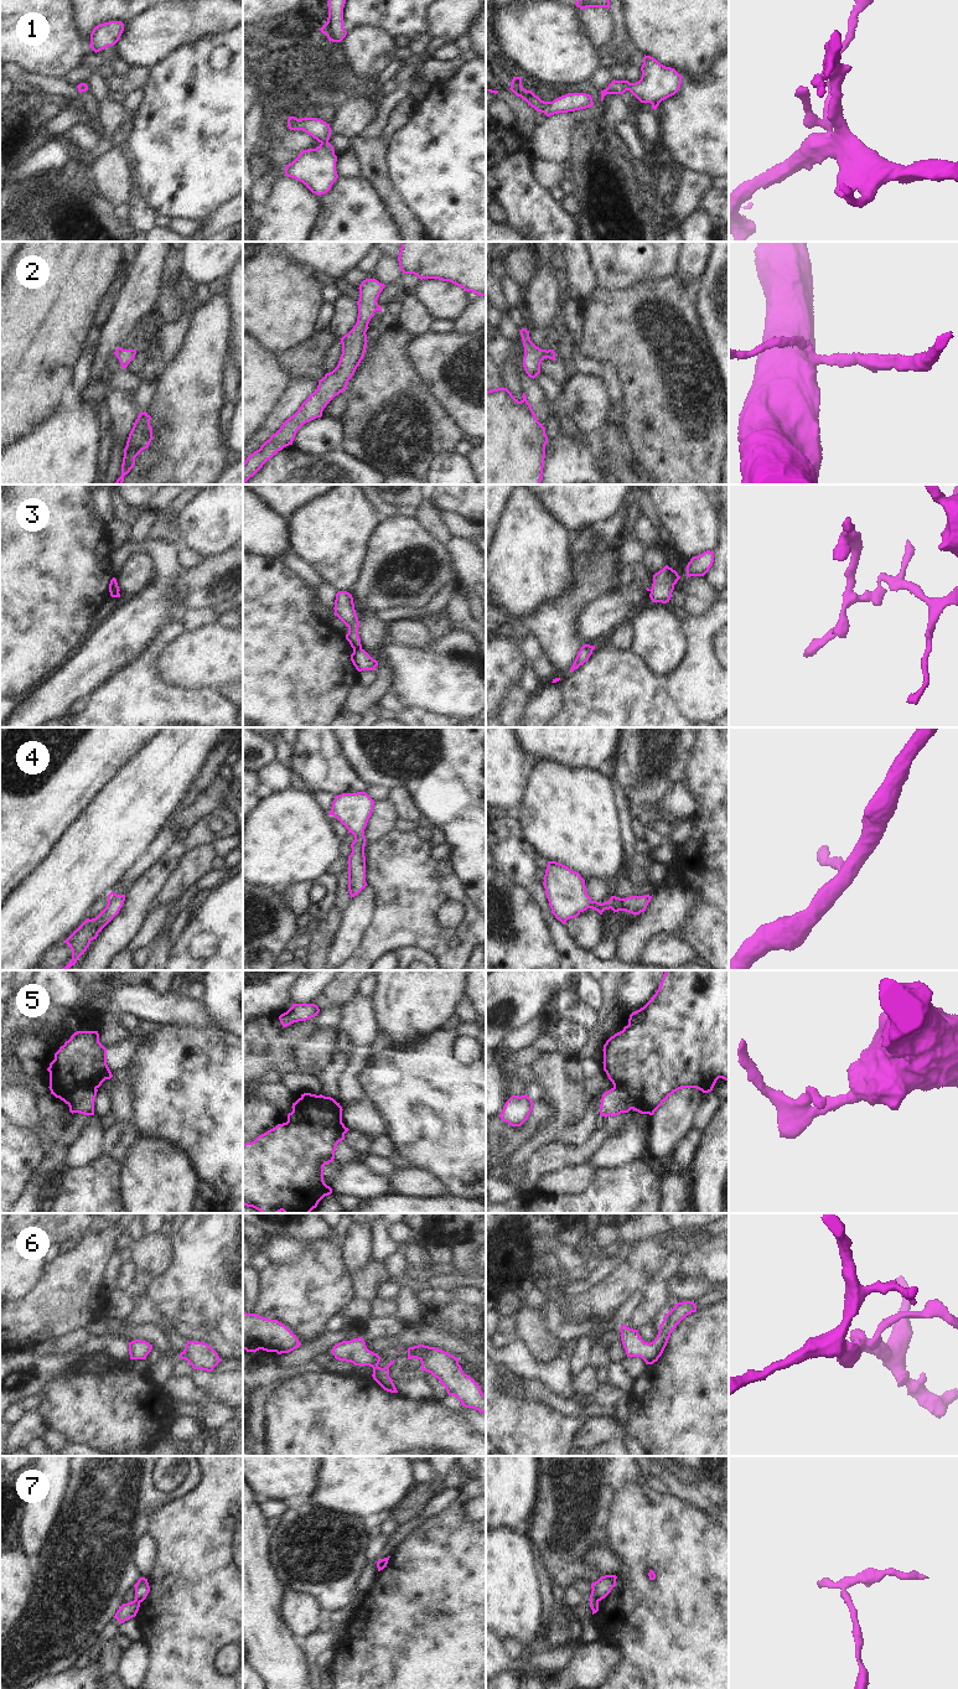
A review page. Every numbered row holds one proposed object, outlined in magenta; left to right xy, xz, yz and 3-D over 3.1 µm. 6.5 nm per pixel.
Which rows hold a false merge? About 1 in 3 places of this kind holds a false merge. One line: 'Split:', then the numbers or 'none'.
Split: 3, 5, 7

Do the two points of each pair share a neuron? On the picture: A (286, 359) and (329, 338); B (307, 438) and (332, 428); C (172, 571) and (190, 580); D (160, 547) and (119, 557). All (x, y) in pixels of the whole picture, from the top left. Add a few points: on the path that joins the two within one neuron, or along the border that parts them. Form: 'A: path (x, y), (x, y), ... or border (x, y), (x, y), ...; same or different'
A: path (296, 359), (304, 359), (319, 345); same
B: path (314, 438), (326, 433); same
C: border (185, 569), (171, 581); different
D: path (150, 548), (129, 549); same

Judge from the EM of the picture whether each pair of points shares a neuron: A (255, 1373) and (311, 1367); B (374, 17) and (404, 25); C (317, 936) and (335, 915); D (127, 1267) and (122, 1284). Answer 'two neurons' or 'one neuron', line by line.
A: one neuron
B: one neuron
C: one neuron
D: one neuron

